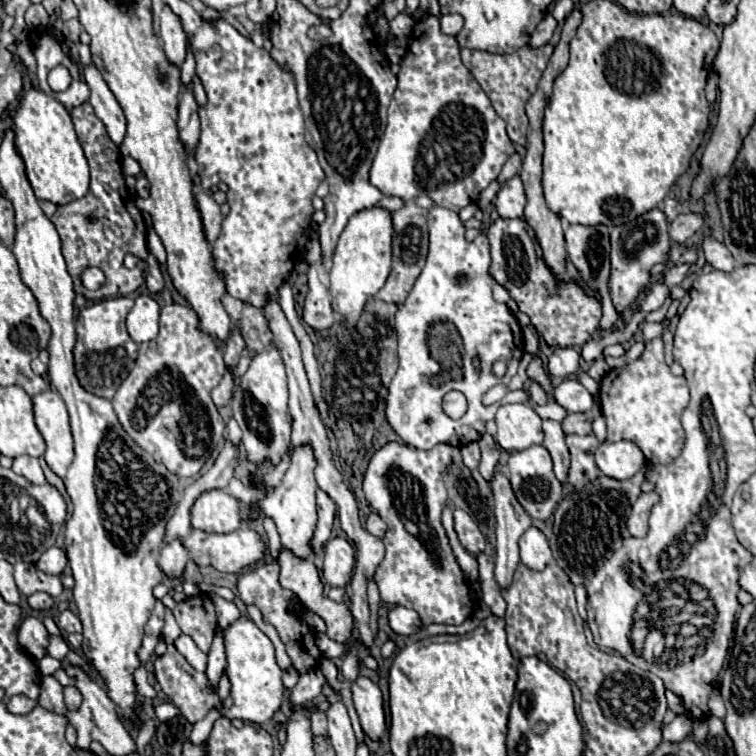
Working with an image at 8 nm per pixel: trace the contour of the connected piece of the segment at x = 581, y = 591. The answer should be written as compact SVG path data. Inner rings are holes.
M578 585L575 587L575 597L577 601L577 608L579 611L579 615L581 615L583 620L587 620L587 593L586 589L583 585Z

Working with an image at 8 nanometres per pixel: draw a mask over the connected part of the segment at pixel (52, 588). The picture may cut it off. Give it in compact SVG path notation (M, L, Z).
M17 563L15 565L15 583L17 583L19 591L25 595L33 595L37 591L43 591L51 597L59 597L63 593L61 577L45 575L33 563Z

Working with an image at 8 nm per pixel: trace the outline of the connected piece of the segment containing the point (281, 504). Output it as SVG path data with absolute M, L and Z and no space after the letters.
M299 445L293 449L291 453L291 465L281 481L281 485L273 491L273 493L257 493L253 487L245 487L239 479L231 479L229 483L229 493L235 495L239 501L243 503L253 503L255 507L259 507L265 515L269 515L275 525L277 531L281 535L281 543L283 547L291 549L297 557L309 557L309 539L313 535L313 527L317 523L317 513L315 513L315 489L317 489L317 481L315 481L315 471L317 461L315 461L315 453L311 445Z

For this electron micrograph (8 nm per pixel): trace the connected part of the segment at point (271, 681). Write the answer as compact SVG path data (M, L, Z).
M239 617L237 621L233 621L231 625L227 625L223 629L223 637L225 637L225 653L227 653L227 677L231 683L231 693L225 701L221 701L221 705L213 707L207 717L199 723L195 723L189 741L191 743L203 743L211 729L213 723L219 717L227 717L227 719L241 719L247 723L265 723L269 721L275 711L279 711L281 701L283 701L283 683L281 683L281 675L283 671L279 669L277 661L275 661L275 649L271 639L249 619L249 617Z

